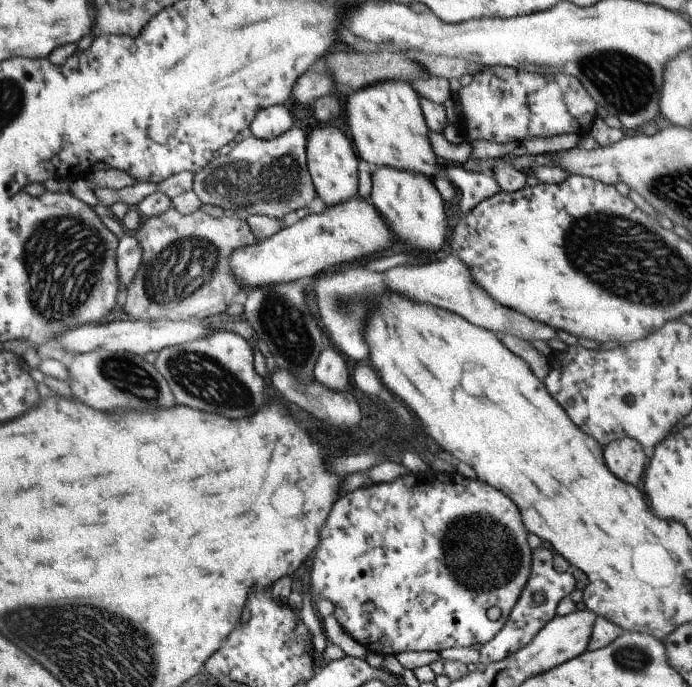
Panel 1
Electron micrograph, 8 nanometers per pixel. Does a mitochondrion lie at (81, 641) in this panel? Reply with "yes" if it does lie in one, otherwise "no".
yes

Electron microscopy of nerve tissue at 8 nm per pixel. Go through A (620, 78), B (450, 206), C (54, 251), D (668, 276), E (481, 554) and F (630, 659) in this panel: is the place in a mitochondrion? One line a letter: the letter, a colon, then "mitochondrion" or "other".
A: mitochondrion
B: other
C: mitochondrion
D: mitochondrion
E: mitochondrion
F: mitochondrion

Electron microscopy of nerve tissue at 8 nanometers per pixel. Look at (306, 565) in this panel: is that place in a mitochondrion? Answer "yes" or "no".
no

